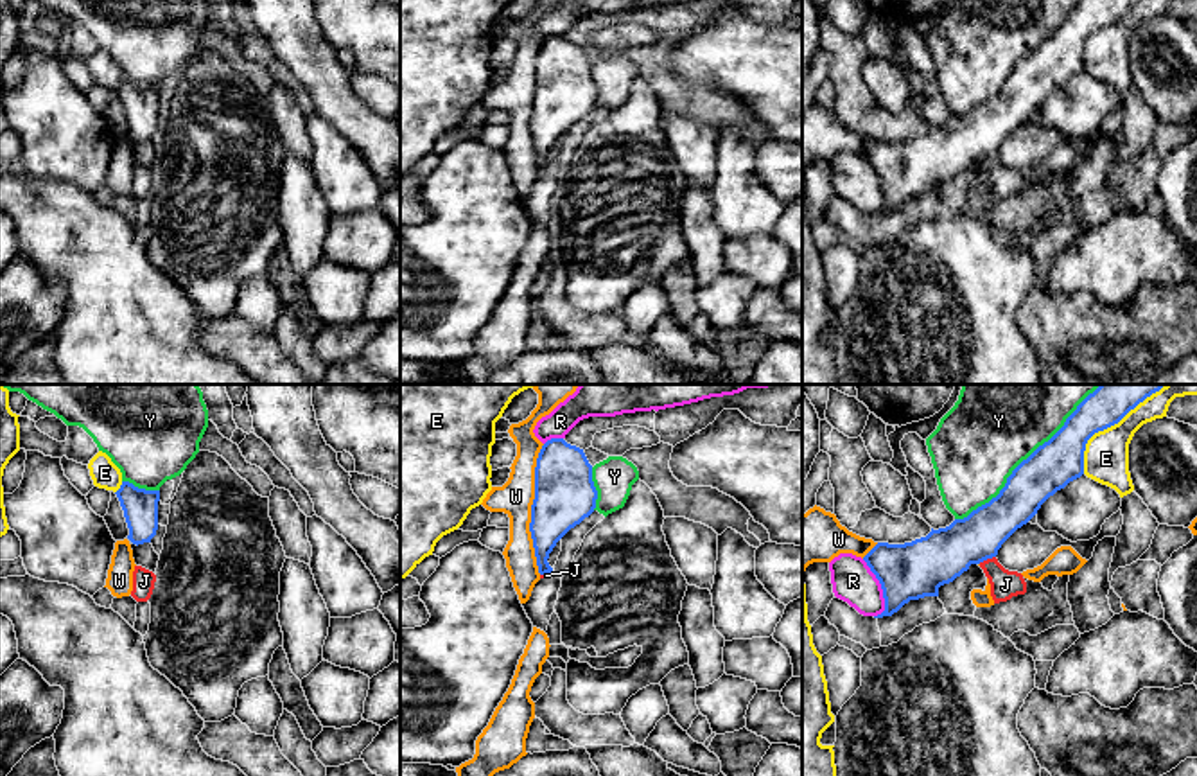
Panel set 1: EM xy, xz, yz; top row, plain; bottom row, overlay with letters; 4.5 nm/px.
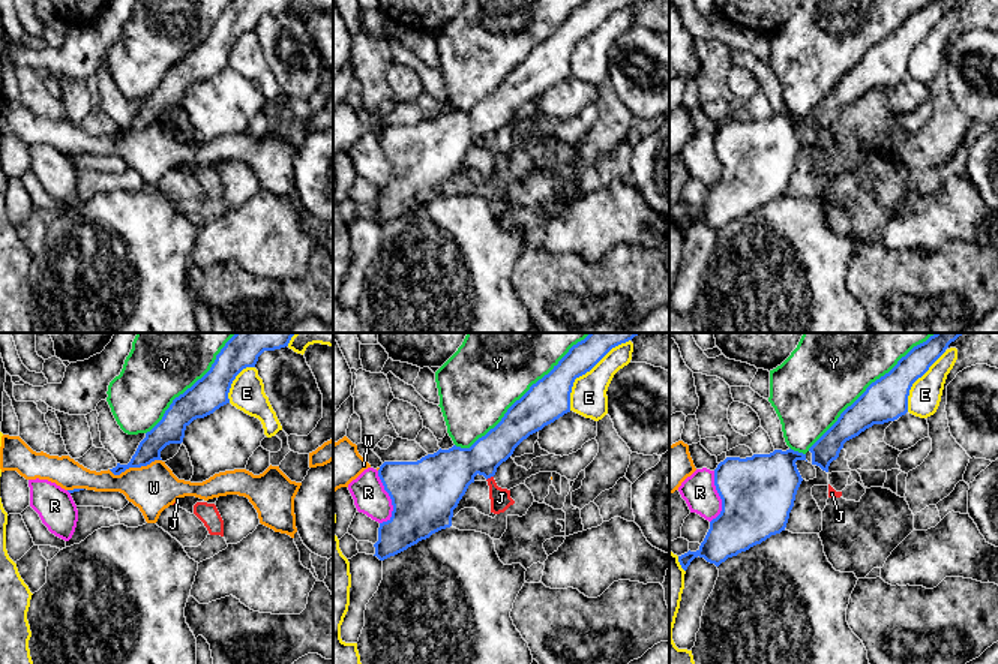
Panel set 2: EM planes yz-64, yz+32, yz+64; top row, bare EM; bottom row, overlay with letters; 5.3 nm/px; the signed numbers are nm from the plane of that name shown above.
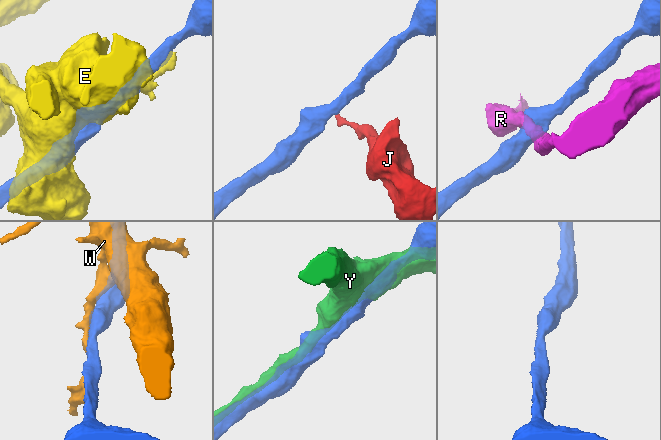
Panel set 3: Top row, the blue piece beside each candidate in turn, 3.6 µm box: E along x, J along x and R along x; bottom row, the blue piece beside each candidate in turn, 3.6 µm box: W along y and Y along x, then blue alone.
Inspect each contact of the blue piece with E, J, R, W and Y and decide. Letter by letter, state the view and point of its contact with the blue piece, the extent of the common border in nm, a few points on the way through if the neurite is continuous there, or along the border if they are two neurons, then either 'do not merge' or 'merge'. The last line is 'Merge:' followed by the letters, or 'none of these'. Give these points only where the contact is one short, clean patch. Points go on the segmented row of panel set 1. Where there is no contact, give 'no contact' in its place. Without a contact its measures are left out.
E: yz (1111, 424) | 550 nm | do not merge
J: yz (986, 559) | 90 nm | along yz (995, 555), (978, 563) | do not merge
R: yz (882, 588) | 280 nm | along yz (862, 559), (882, 590), (883, 609), (876, 617) | do not merge
W: xz (532, 509) | 600 nm | do not merge
Y: yz (1027, 458) | 900 nm | do not merge
Merge: none of these

